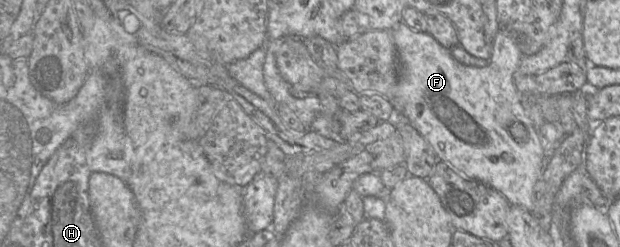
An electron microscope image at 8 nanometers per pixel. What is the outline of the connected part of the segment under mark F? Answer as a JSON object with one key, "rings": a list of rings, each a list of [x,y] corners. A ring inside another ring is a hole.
{"rings":[[[403,21],[394,28],[392,33],[400,65],[398,81],[393,89],[392,97],[390,98],[390,102],[395,111],[404,116],[406,120],[409,121],[409,123],[419,132],[419,134],[432,146],[439,161],[452,165],[456,170],[460,171],[460,173],[495,189],[501,193],[511,205],[521,206],[533,213],[534,187],[538,180],[541,179],[544,167],[546,166],[546,145],[533,122],[528,117],[525,108],[522,105],[522,93],[518,91],[514,83],[514,78],[516,74],[518,74],[518,68],[523,54],[513,37],[504,29],[500,29],[492,41],[492,55],[489,59],[489,64],[485,67],[474,67],[458,62],[452,56],[450,49],[443,47],[431,34],[428,32],[416,32],[408,27]],[[515,122],[522,123],[528,132],[528,140],[523,144],[518,143],[510,134],[509,129],[514,127],[513,124]]]}

